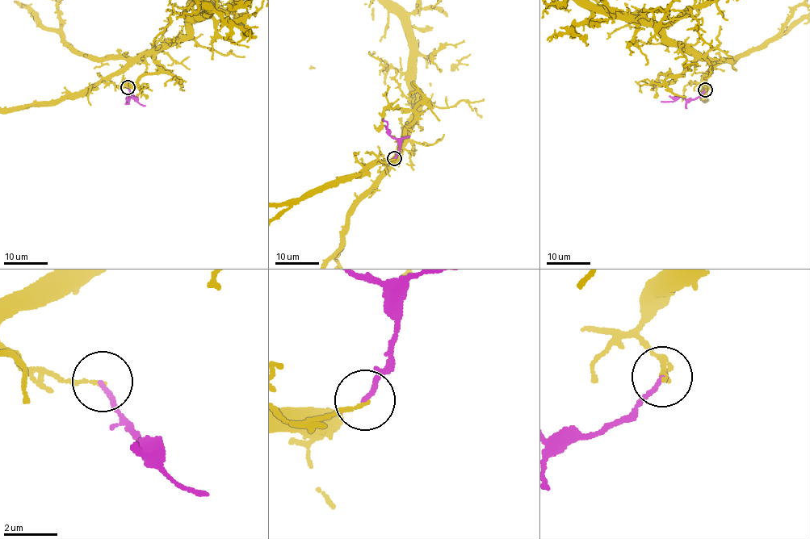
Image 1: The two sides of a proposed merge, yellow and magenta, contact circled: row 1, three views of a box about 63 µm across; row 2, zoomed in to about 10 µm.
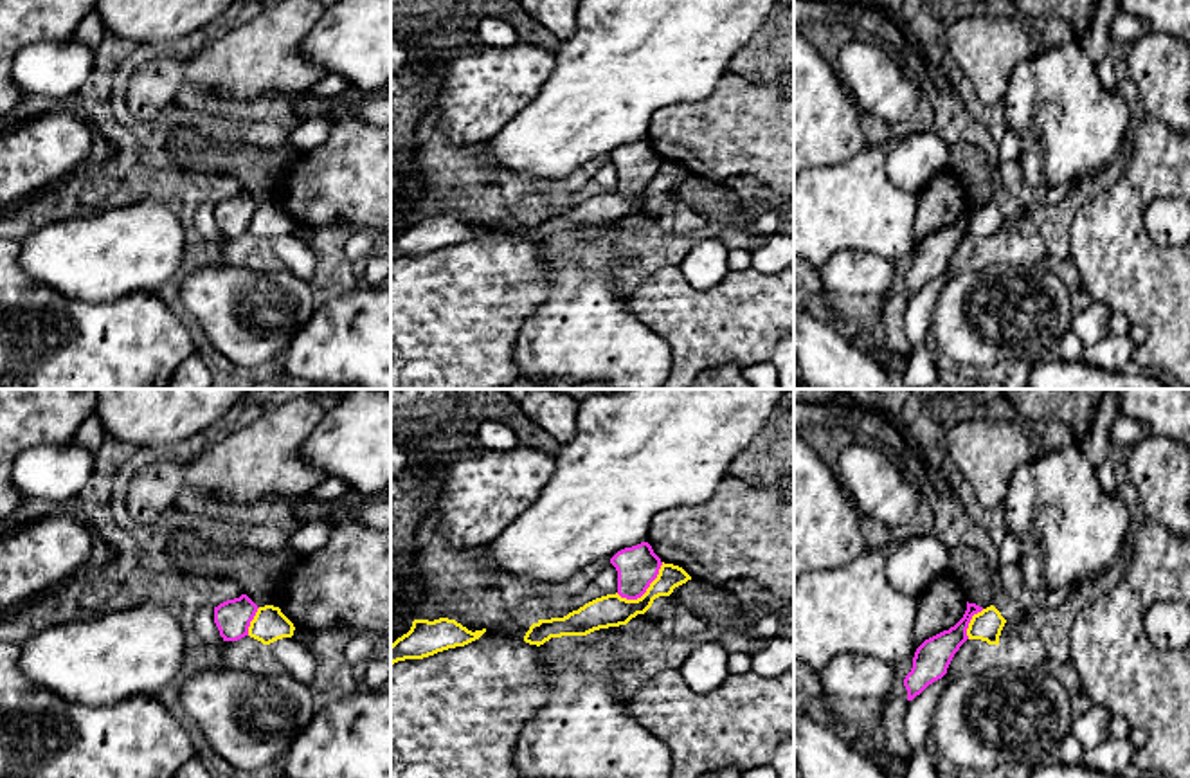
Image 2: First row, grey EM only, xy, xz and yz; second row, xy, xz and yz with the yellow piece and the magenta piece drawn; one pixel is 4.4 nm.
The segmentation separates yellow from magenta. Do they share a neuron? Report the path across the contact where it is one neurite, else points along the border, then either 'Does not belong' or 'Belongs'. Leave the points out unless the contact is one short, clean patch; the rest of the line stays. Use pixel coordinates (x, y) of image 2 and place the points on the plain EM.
Boundary: xz (663, 159), (658, 173), (640, 193), (622, 195), (616, 189). Does not belong

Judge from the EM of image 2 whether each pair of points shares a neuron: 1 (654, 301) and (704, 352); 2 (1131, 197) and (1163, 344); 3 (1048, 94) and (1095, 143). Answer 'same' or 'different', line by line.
1: same
2: same
3: same

